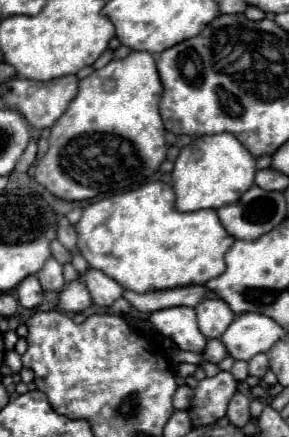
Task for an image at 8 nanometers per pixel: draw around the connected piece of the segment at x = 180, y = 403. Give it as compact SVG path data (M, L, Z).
M182 385L174 393L174 407L176 409L188 409L190 399L192 399L192 389L188 385Z

